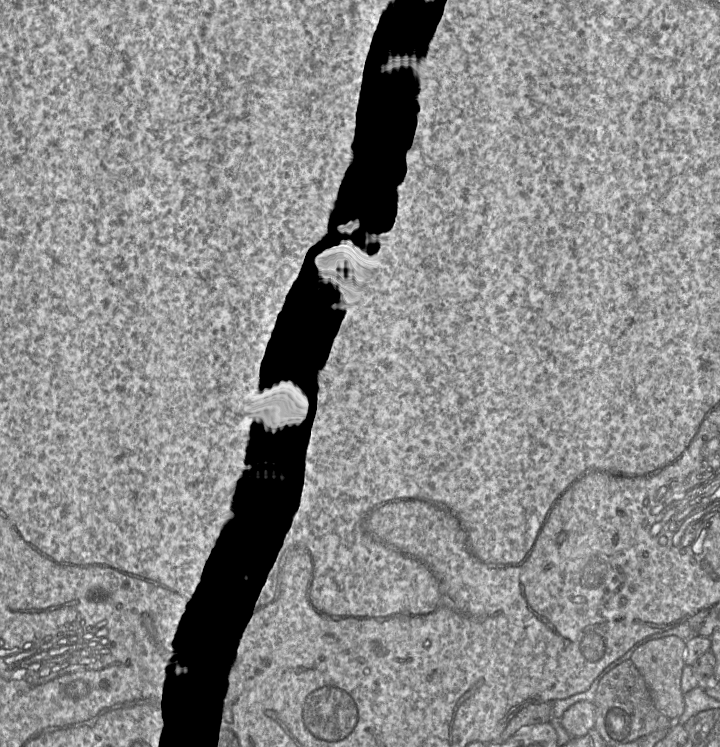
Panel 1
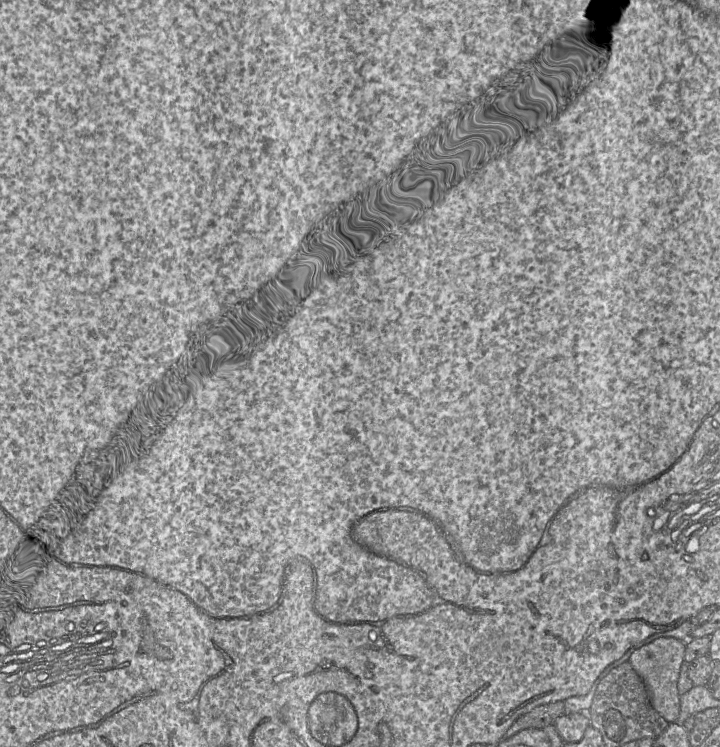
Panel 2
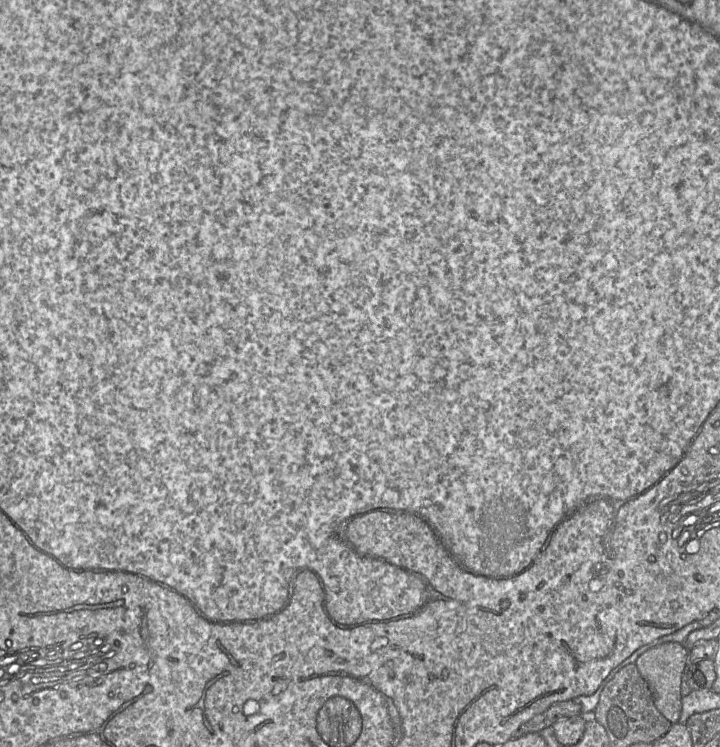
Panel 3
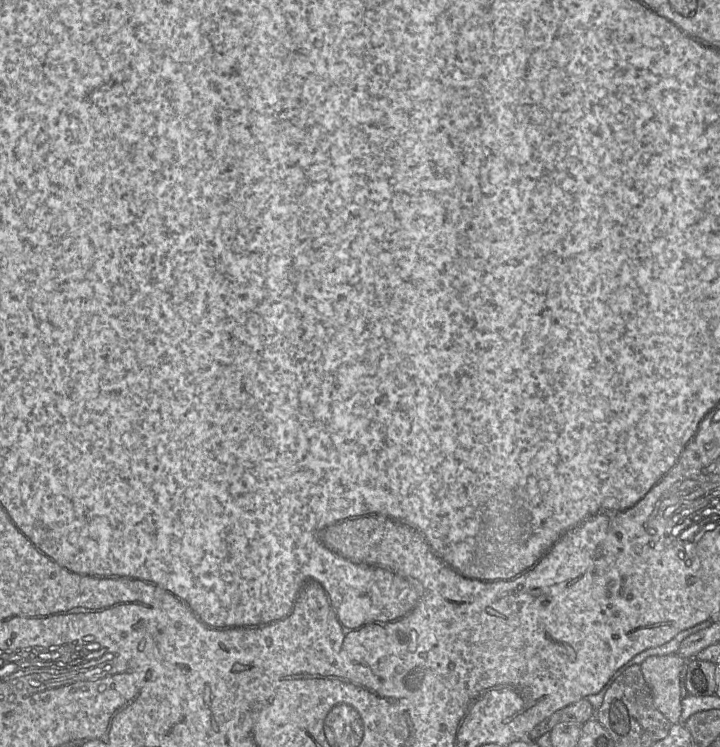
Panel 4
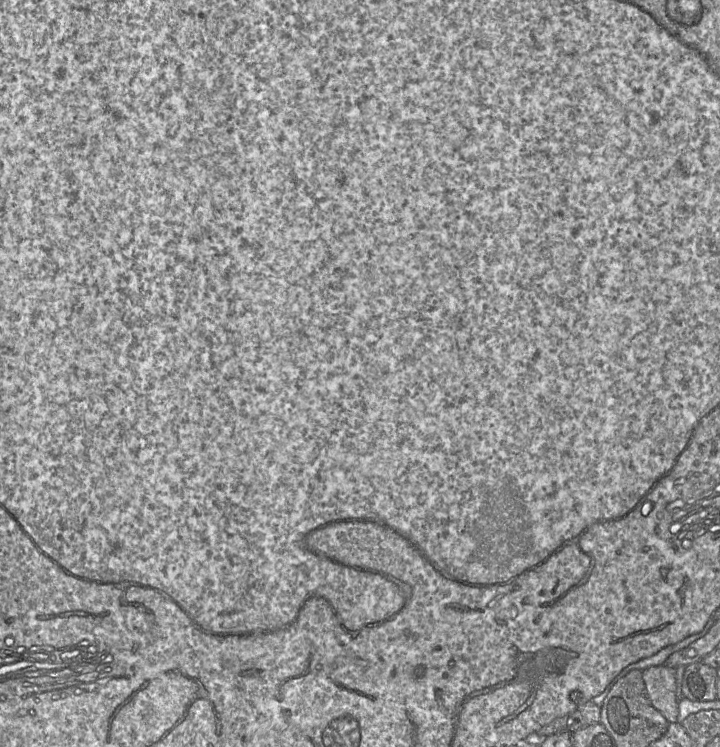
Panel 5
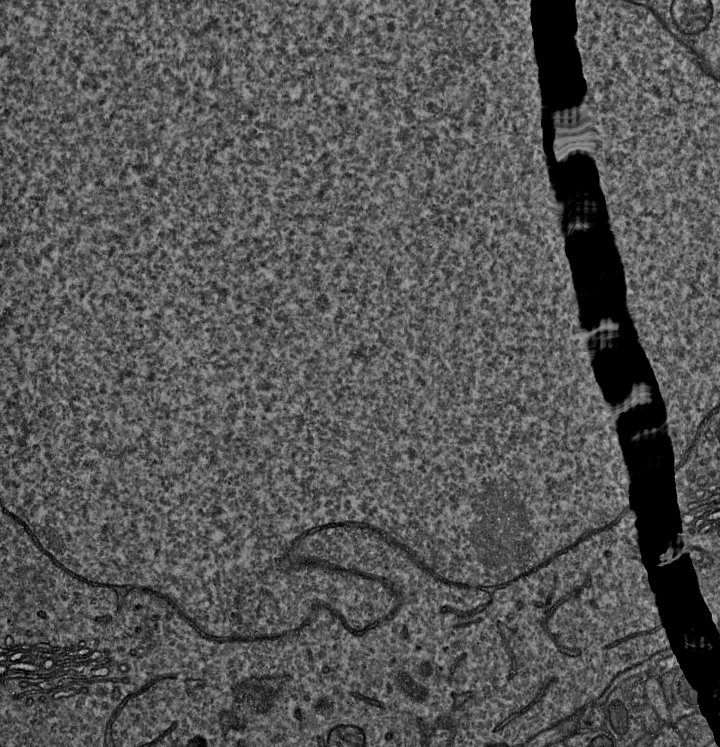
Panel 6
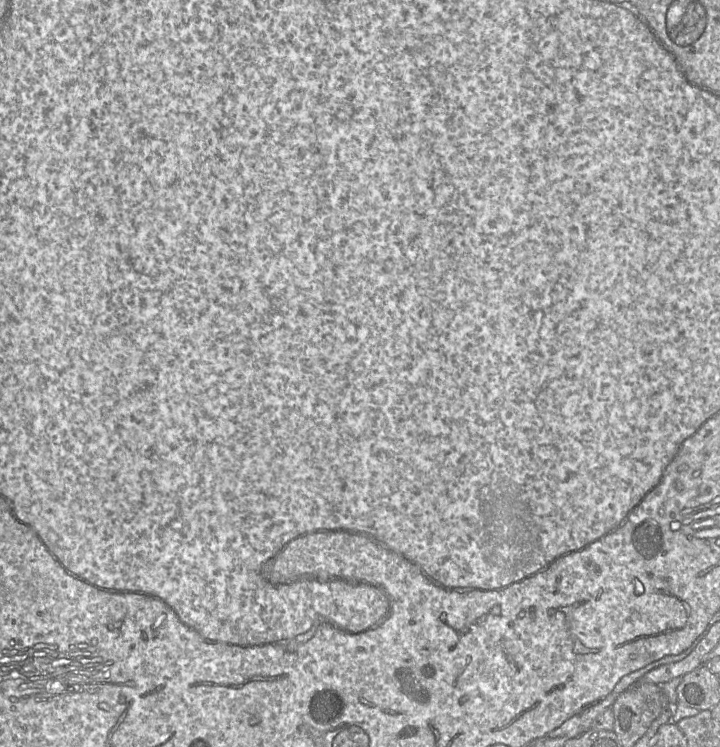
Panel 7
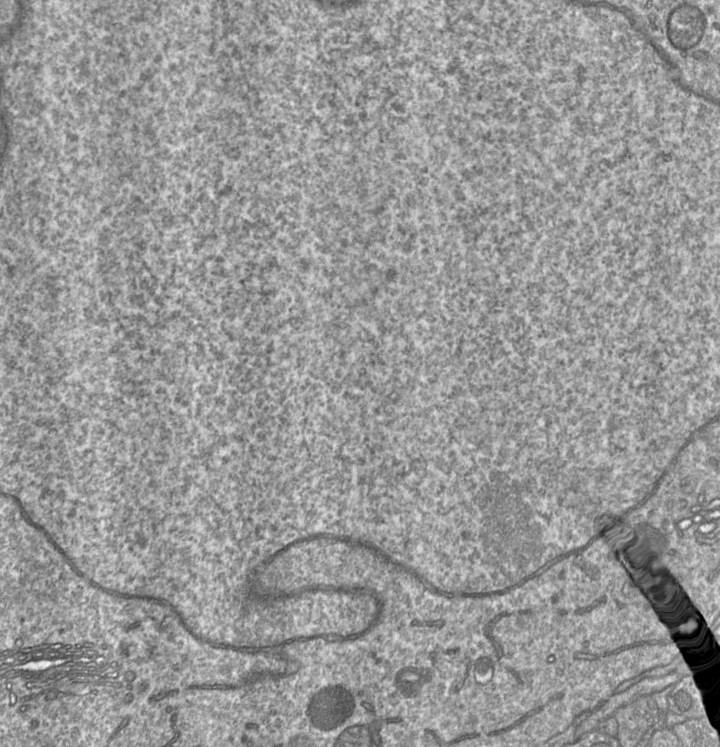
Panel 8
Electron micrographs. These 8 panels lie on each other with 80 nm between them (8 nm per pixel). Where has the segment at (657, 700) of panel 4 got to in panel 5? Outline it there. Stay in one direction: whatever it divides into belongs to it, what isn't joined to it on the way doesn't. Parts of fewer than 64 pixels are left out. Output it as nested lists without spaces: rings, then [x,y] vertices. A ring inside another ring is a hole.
[[[667,665],[651,666],[642,671],[648,697],[652,705],[669,723],[677,722],[675,668]]]

